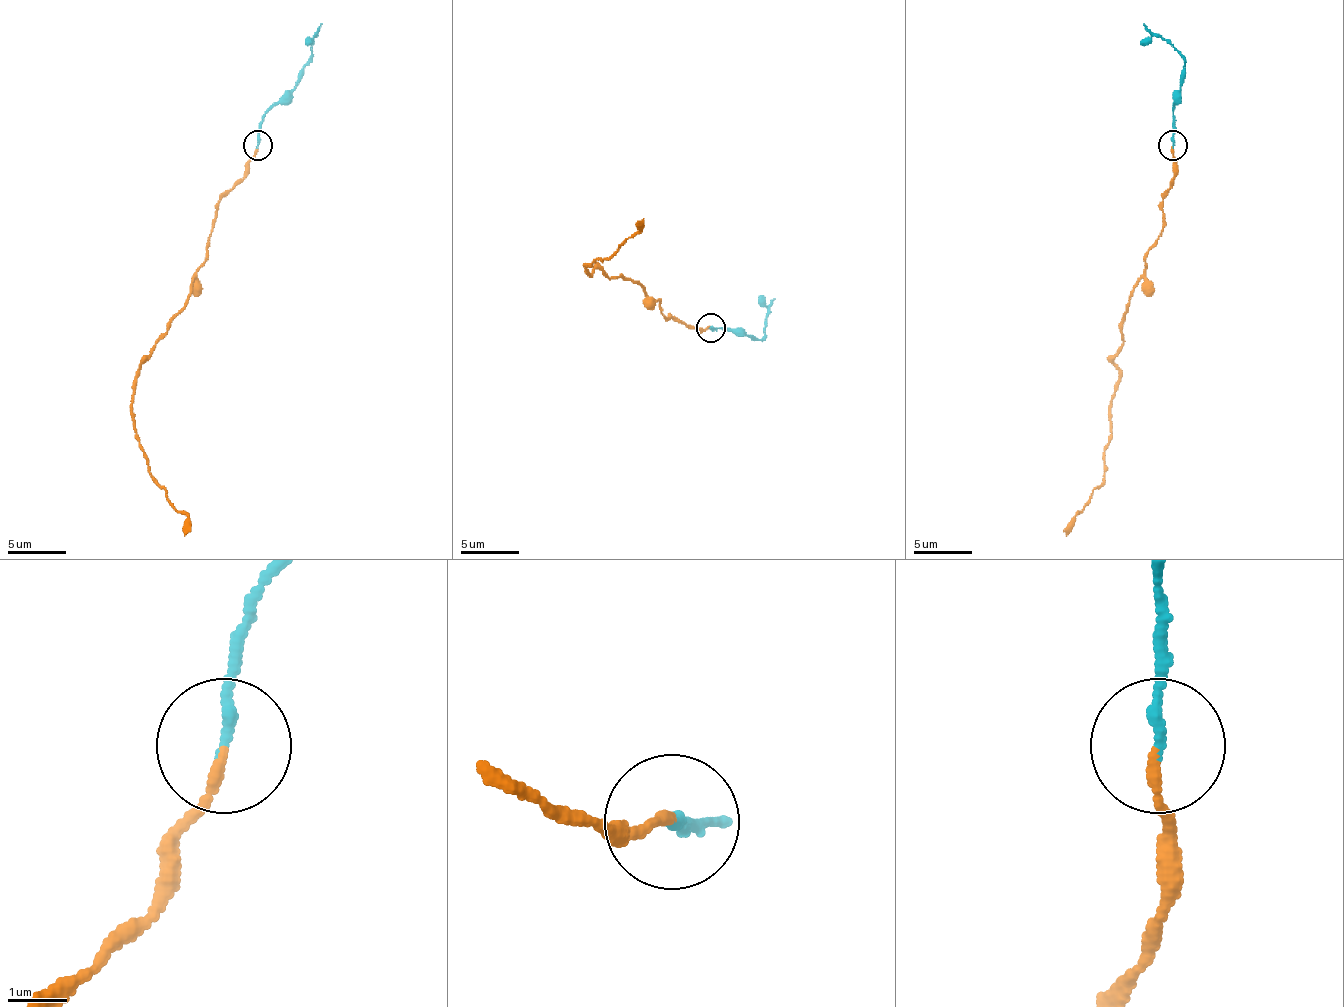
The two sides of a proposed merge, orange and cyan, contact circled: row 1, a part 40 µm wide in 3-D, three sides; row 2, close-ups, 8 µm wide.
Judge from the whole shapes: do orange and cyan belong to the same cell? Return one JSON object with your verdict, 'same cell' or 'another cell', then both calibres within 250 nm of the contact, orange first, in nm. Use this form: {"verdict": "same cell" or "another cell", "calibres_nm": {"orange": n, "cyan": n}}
{"verdict": "same cell", "calibres_nm": {"orange": 150, "cyan": 180}}

